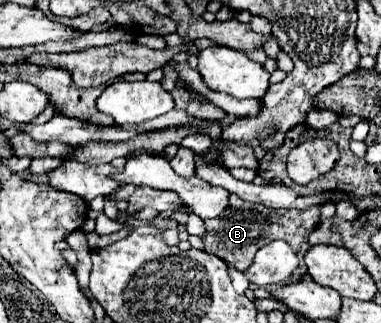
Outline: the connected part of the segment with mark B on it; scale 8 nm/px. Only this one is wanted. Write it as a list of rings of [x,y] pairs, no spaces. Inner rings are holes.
[[[228,206],[228,210],[224,210],[224,214],[220,214],[220,218],[204,220],[206,232],[202,236],[202,242],[204,242],[204,250],[208,254],[214,254],[214,256],[222,258],[224,262],[228,262],[230,266],[234,266],[240,272],[246,270],[252,264],[254,254],[264,244],[268,244],[268,242],[272,242],[276,238],[288,242],[292,246],[292,250],[298,254],[300,262],[302,262],[304,252],[310,246],[308,236],[318,226],[318,222],[320,222],[320,208],[274,210],[274,208],[262,206],[260,210],[236,210],[236,208]]]

